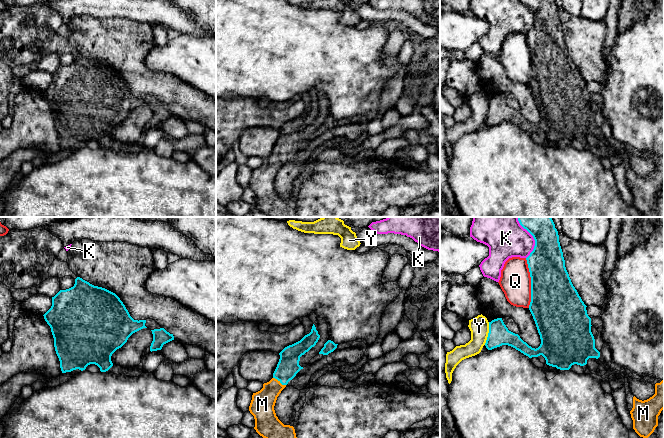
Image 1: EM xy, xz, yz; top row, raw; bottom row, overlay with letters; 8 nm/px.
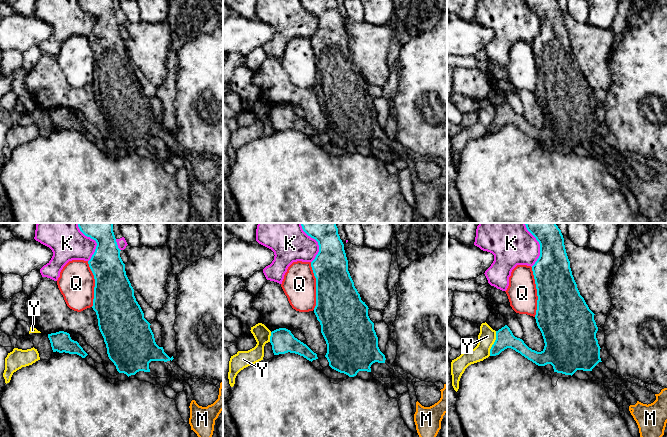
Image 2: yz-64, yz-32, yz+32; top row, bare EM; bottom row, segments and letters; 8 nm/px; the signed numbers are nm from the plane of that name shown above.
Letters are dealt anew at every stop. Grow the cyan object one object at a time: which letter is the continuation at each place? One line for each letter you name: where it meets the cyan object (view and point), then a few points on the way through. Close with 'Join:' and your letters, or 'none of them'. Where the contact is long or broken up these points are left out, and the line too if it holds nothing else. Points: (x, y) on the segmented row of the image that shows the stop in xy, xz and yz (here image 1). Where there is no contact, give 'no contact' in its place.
M: contact xz (279, 380); way xz (288, 366), (279, 380), (262, 404)
Join: M

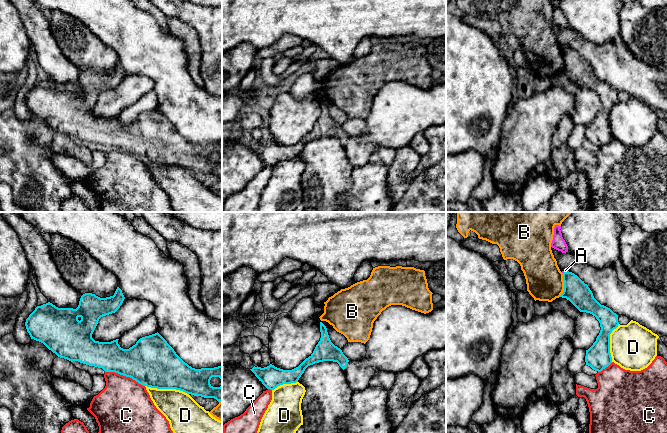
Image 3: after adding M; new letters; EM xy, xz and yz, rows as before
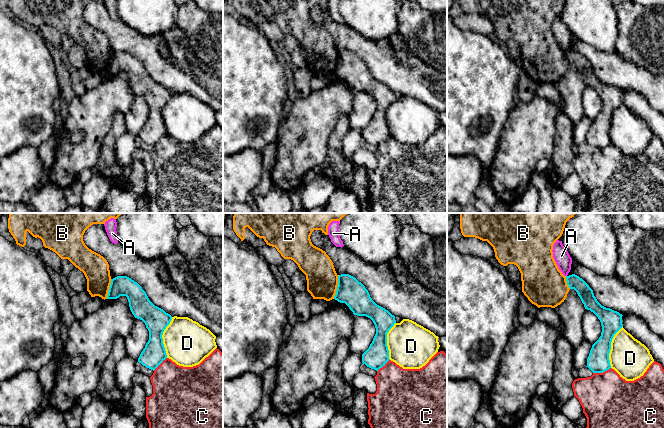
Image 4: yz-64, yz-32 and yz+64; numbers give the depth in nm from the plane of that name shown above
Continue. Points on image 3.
Join: none of them

